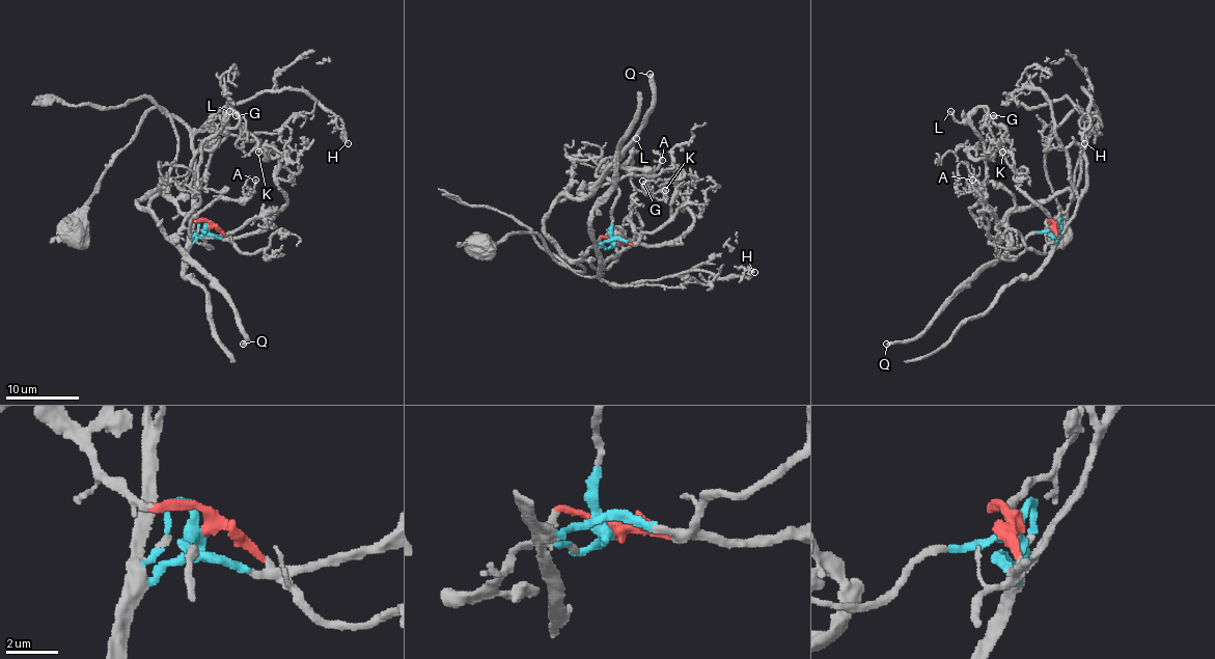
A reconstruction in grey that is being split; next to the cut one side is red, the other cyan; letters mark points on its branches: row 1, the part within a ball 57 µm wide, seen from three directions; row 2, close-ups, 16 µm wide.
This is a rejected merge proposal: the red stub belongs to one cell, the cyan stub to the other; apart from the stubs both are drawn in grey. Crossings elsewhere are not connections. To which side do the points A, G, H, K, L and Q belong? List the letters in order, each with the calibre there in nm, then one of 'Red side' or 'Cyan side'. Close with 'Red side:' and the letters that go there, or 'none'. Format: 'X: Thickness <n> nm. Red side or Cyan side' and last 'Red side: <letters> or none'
A: Thickness 150 nm. Cyan side
G: Thickness 200 nm. Red side
H: Thickness 240 nm. Cyan side
K: Thickness 160 nm. Red side
L: Thickness 160 nm. Red side
Q: Thickness 360 nm. Red side
Red side: G, K, L, Q

